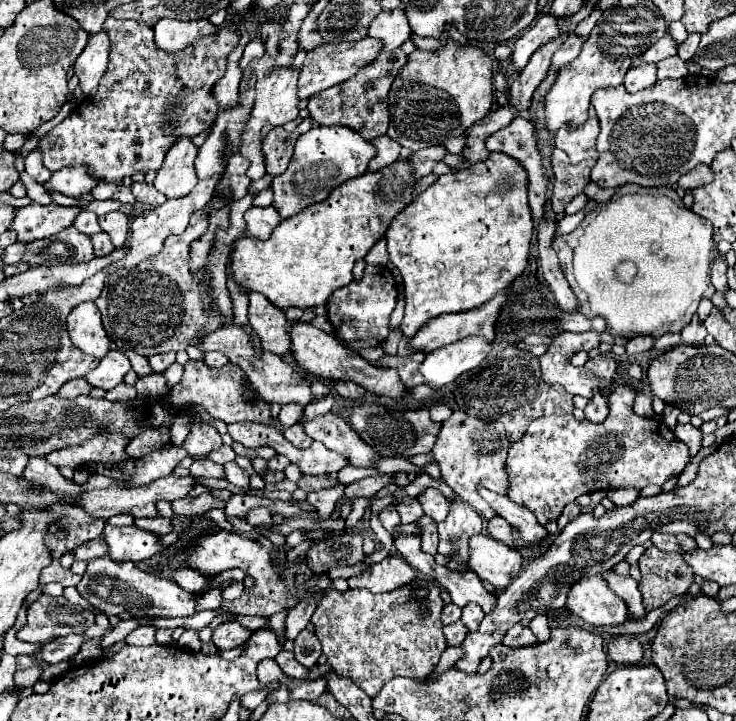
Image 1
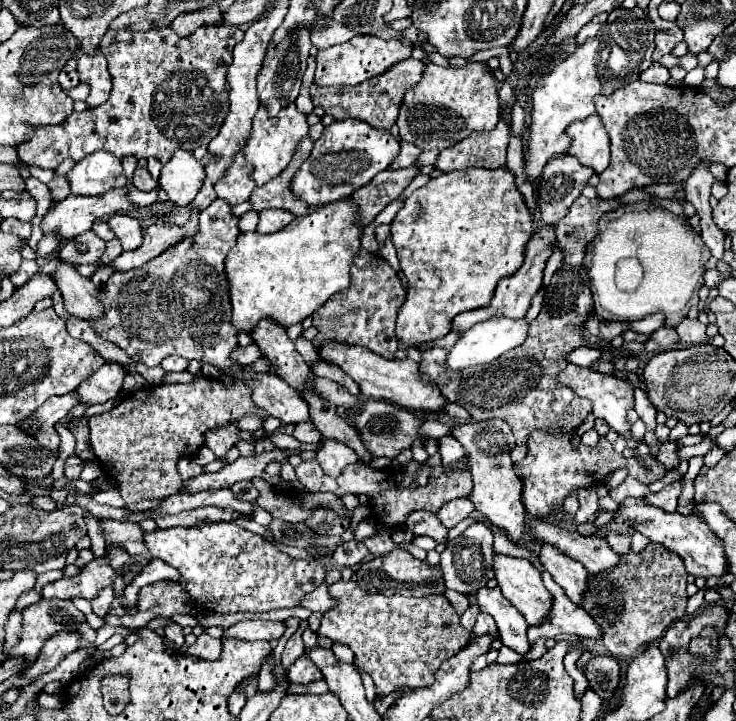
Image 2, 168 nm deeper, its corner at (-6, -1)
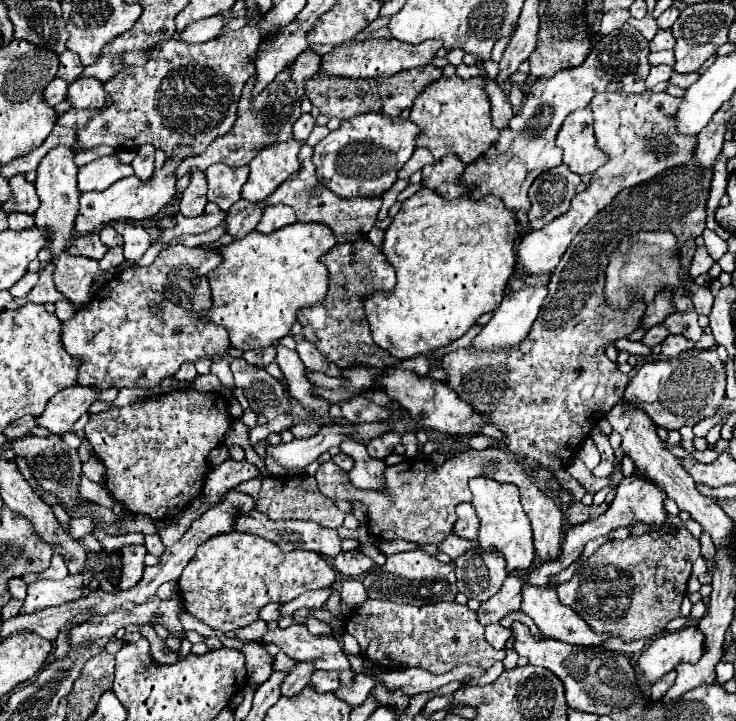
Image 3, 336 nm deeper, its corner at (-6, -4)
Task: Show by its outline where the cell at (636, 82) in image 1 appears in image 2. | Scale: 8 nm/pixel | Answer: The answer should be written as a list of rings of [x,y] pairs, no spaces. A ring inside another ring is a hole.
[[[651,64],[651,66],[639,76],[639,80],[643,80],[643,82],[653,82],[653,84],[667,84],[667,80],[669,80],[669,70],[667,70],[665,66],[661,66],[661,64]]]

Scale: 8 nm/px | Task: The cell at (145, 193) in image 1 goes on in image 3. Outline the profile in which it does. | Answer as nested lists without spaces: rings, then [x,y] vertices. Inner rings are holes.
[[[135,155],[135,159],[133,159],[133,169],[135,169],[135,175],[137,177],[141,177],[141,179],[147,179],[147,177],[151,177],[153,175],[153,157],[149,155],[149,157],[143,157],[143,155]]]

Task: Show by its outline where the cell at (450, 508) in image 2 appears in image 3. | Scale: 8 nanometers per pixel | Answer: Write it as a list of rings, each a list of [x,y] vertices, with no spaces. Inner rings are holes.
[[[461,503],[457,507],[457,523],[455,523],[455,535],[463,539],[477,539],[477,529],[479,529],[479,517],[475,515],[475,509],[471,503]]]

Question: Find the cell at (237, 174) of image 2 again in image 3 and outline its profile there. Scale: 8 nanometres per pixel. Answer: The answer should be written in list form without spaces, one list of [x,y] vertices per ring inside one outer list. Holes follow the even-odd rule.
[[[215,163],[205,171],[205,175],[209,181],[209,201],[217,203],[223,211],[229,211],[229,207],[241,199],[241,187],[249,177],[249,167],[229,167]]]

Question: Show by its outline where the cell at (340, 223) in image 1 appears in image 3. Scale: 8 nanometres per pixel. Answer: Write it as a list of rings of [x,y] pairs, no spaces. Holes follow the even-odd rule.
[[[293,223],[275,233],[263,235],[259,231],[251,231],[247,237],[233,241],[219,249],[223,261],[207,273],[207,281],[211,287],[213,305],[207,311],[207,321],[215,325],[223,325],[229,333],[229,343],[235,349],[261,349],[277,343],[281,337],[291,333],[295,323],[295,315],[299,309],[313,305],[315,301],[323,301],[327,295],[327,269],[319,261],[335,245],[335,237],[331,229],[323,223]]]

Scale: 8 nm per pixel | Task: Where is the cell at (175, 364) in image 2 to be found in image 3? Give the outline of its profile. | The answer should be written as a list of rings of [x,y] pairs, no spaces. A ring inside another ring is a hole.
[[[183,363],[181,369],[175,373],[177,381],[193,381],[195,377],[197,377],[197,371],[195,371],[193,363]]]

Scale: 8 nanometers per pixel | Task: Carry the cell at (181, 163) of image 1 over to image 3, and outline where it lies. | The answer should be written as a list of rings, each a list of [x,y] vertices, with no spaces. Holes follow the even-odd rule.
[[[191,169],[191,185],[181,195],[181,213],[185,217],[195,217],[203,213],[207,205],[207,179],[205,173],[199,169]]]

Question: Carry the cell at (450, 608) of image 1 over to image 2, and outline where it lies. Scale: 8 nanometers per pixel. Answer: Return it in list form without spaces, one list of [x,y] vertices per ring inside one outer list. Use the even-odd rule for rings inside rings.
[[[445,590],[445,596],[447,596],[447,600],[451,602],[451,606],[455,608],[455,612],[461,616],[463,612],[465,612],[465,608],[469,606],[469,600],[467,600],[467,596],[464,594],[459,594],[459,592],[453,592],[453,590]]]

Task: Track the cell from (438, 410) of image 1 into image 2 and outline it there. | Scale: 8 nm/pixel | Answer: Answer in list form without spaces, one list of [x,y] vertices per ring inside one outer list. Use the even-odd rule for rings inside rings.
[[[431,418],[431,420],[427,420],[427,422],[421,426],[421,434],[423,434],[423,436],[429,436],[429,438],[445,436],[445,434],[449,434],[449,424]]]

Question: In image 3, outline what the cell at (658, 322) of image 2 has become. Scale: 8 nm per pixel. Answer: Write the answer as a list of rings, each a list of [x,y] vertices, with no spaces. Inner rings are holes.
[[[687,311],[687,313],[673,313],[669,315],[663,323],[667,325],[667,329],[675,335],[685,335],[691,341],[699,341],[699,337],[703,335],[703,329],[697,323],[699,315],[695,311]]]

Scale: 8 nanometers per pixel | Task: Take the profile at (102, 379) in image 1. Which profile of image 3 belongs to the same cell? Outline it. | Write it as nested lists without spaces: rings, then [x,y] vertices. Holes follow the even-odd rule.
[[[79,385],[63,389],[55,397],[51,397],[47,409],[39,415],[37,425],[49,429],[53,435],[67,433],[73,427],[73,423],[89,411],[89,405],[97,401],[97,393],[97,389]]]

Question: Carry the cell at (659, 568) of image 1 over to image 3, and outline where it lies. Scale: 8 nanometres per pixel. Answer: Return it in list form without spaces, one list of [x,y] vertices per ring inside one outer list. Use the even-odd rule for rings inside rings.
[[[679,527],[679,533],[655,533],[655,529],[651,529],[641,537],[629,535],[627,539],[609,539],[575,571],[571,581],[557,587],[559,601],[577,611],[595,633],[615,633],[615,637],[621,637],[623,641],[651,637],[663,633],[665,625],[679,617],[679,607],[691,577],[691,567],[699,555],[699,539],[695,539],[685,527]]]

